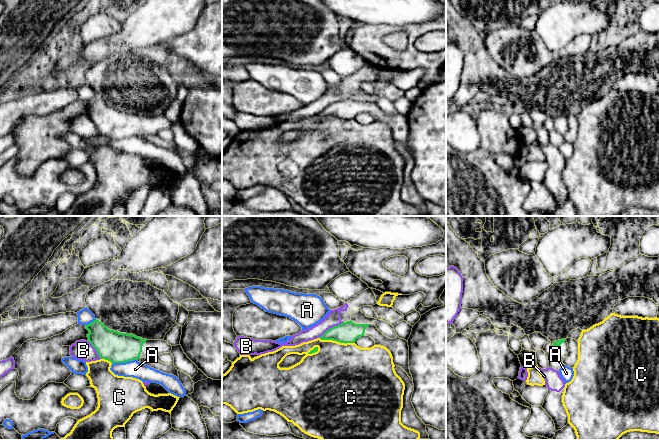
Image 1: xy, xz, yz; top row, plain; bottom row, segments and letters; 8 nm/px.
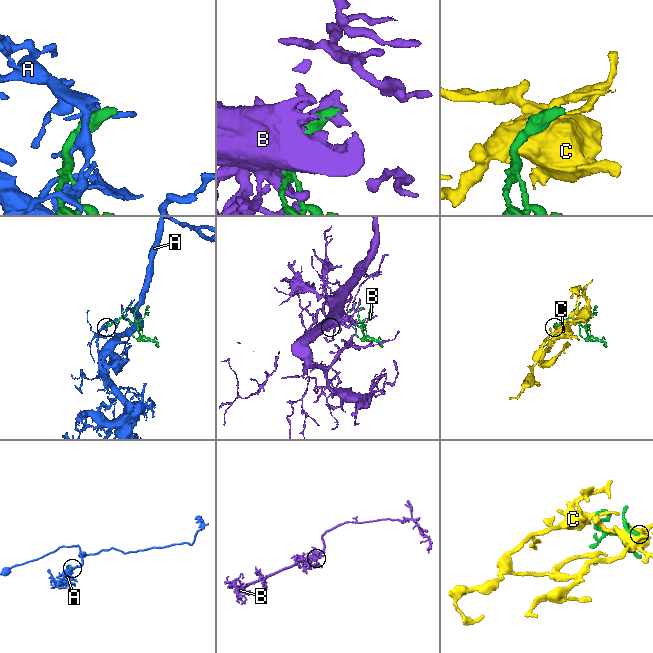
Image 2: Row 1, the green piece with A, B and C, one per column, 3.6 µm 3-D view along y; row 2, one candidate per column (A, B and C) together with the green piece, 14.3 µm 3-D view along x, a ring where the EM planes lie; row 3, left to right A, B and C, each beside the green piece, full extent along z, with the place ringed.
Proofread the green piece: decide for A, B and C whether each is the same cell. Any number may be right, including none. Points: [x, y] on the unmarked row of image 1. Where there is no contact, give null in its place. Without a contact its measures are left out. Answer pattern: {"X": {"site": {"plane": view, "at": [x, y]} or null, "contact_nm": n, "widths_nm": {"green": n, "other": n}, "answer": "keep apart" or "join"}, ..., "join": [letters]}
{"A": {"site": {"plane": "xy", "at": [124, 138]}, "contact_nm": 200, "widths_nm": {"green": 240, "other": 140}, "answer": "keep apart"}, "B": {"site": {"plane": "xz", "at": [330, 104]}, "contact_nm": 240, "widths_nm": {"green": 170, "other": 110}, "answer": "keep apart"}, "C": {"site": {"plane": "xz", "at": [336, 116]}, "contact_nm": 280, "widths_nm": {"green": 170, "other": 460}, "answer": "keep apart"}, "join": []}

